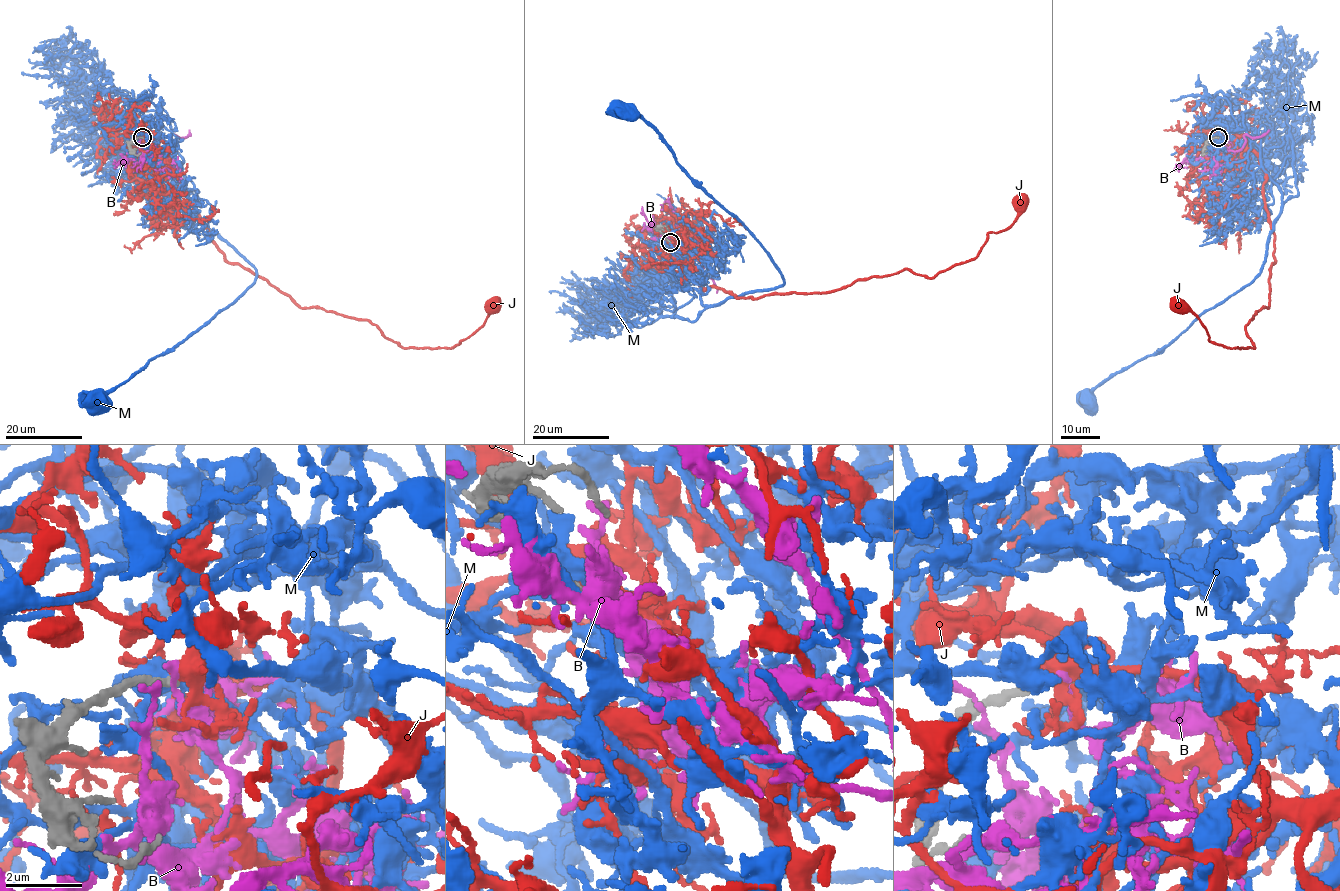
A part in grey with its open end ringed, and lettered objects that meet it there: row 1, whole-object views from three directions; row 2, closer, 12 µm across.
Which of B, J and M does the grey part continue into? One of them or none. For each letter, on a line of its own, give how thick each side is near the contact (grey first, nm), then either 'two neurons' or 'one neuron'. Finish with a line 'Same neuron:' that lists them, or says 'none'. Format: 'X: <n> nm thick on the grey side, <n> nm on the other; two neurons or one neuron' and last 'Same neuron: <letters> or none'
B: 200 nm thick on the grey side, 200 nm on the other; two neurons
J: 190 nm thick on the grey side, 360 nm on the other; one neuron
M: 200 nm thick on the grey side, 420 nm on the other; two neurons
Same neuron: J

